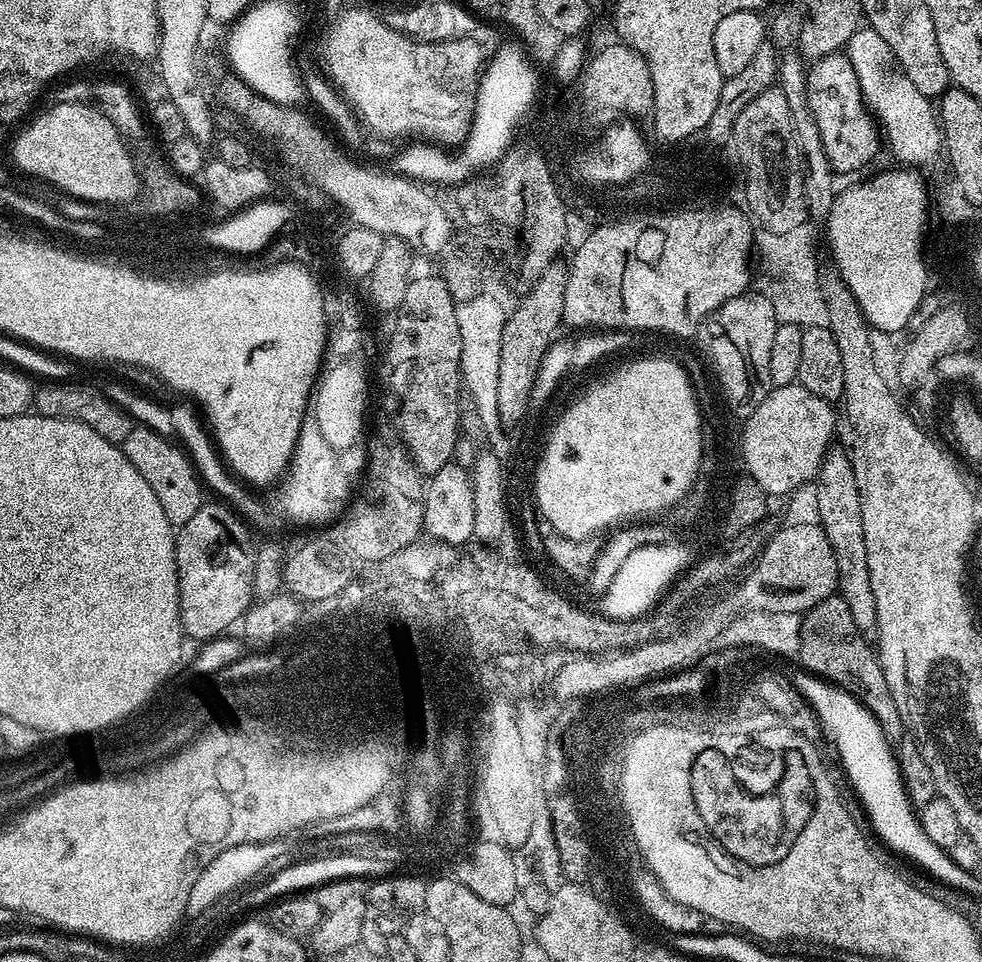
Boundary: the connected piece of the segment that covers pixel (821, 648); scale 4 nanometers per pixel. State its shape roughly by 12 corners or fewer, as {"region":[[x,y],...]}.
{"region":[[843,598],[802,623],[803,671],[906,730],[873,645]]}

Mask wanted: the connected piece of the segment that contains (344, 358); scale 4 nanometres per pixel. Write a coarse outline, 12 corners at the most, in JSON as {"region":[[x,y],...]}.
{"region":[[329,324],[320,428],[336,452],[366,448],[365,342]]}

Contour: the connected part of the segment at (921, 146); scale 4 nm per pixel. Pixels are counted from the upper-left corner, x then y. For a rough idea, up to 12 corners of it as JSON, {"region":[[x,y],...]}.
{"region":[[867,26],[846,55],[887,151],[941,159],[937,109]]}

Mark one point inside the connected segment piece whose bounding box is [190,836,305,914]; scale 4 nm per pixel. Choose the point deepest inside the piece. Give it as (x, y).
(233, 868)

